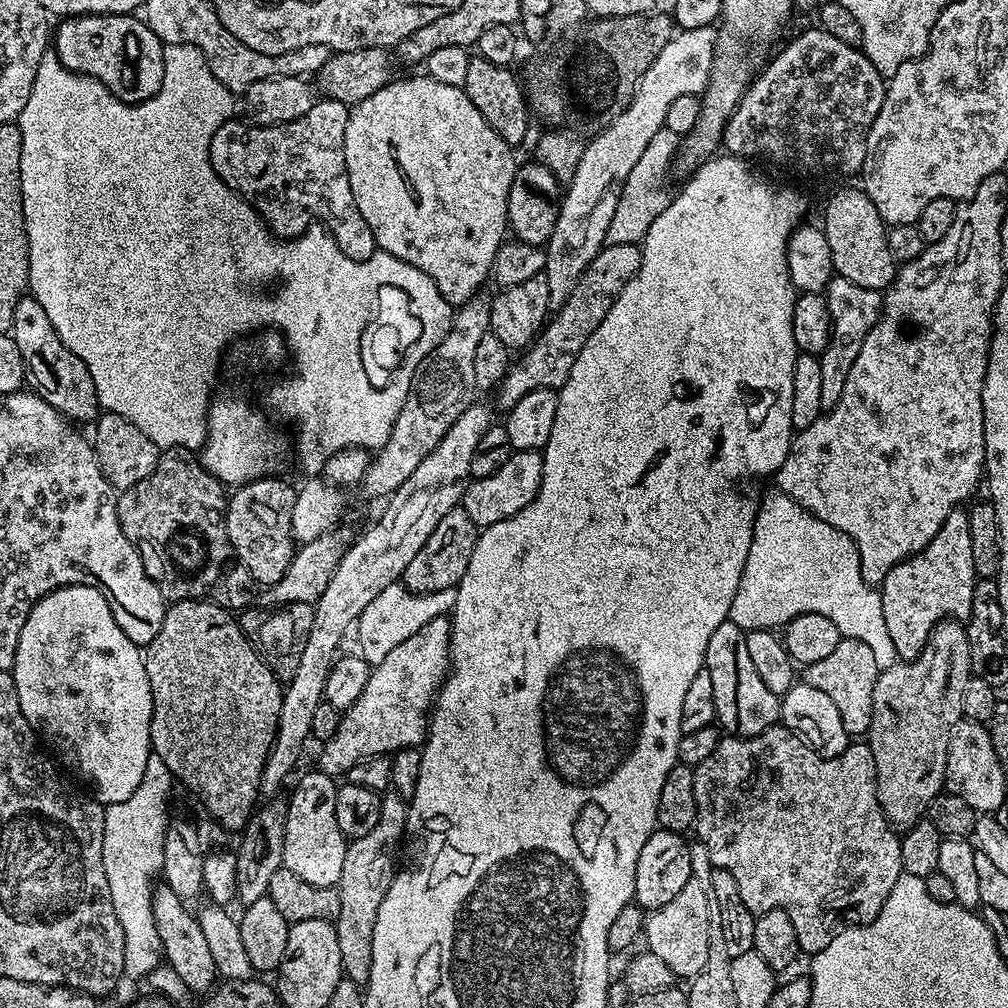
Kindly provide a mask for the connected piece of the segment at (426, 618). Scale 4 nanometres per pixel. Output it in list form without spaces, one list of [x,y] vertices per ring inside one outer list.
[[[397,582],[386,586],[366,610],[362,610],[358,621],[358,632],[360,628],[360,648],[359,655],[363,656],[369,664],[375,665],[394,650],[394,646],[402,646],[406,638],[413,634],[418,634],[426,622],[430,622],[439,616],[448,616],[452,608],[456,605],[455,591],[430,592],[421,594],[418,592],[409,592],[403,583]]]

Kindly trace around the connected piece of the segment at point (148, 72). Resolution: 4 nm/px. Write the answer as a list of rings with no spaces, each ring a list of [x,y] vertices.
[[[89,14],[86,16],[69,16],[61,19],[60,24],[55,25],[54,28],[54,51],[56,57],[62,62],[62,66],[66,66],[71,72],[82,72],[87,74],[89,77],[92,76],[93,81],[99,82],[106,90],[110,90],[114,95],[117,96],[124,103],[128,104],[140,104],[144,100],[158,94],[159,88],[162,86],[163,80],[163,64],[164,64],[164,47],[165,45],[160,43],[158,37],[154,34],[154,30],[150,30],[147,24],[144,23],[143,19],[137,18],[132,14]]]

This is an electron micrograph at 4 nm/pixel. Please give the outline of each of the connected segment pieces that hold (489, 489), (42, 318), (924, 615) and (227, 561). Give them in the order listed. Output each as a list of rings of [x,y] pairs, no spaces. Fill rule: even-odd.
[[[513,451],[510,459],[502,466],[498,466],[494,474],[477,480],[469,479],[467,486],[464,487],[462,507],[466,514],[470,514],[470,522],[474,522],[477,529],[483,530],[494,526],[494,522],[502,522],[518,514],[518,510],[530,506],[530,502],[534,502],[534,498],[539,494],[543,481],[543,455],[539,451]]]
[[[25,294],[14,306],[11,336],[18,342],[18,351],[22,354],[22,362],[30,381],[31,391],[40,396],[55,412],[67,418],[95,421],[101,415],[102,409],[98,402],[98,394],[94,390],[94,378],[90,378],[90,370],[86,370],[86,362],[78,358],[58,338],[58,330],[50,323],[50,318],[42,306]]]
[[[958,507],[946,522],[942,522],[942,530],[938,530],[935,538],[917,556],[891,568],[878,585],[882,618],[886,618],[890,639],[901,661],[918,658],[930,634],[943,620],[967,621],[977,579],[968,513],[963,507]]]
[[[166,448],[161,451],[150,475],[119,493],[116,505],[122,534],[126,534],[140,551],[146,574],[160,585],[165,601],[211,600],[229,610],[243,610],[257,599],[257,582],[236,559],[226,522],[220,524],[220,516],[216,516],[220,496],[225,492],[225,485],[205,470],[201,457],[193,449]]]

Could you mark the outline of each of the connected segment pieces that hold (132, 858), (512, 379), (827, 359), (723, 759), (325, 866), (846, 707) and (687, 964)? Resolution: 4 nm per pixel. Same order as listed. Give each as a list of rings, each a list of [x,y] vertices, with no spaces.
[[[154,754],[149,756],[146,774],[142,774],[138,790],[134,790],[126,802],[105,807],[102,834],[102,866],[110,886],[114,914],[118,914],[118,922],[122,922],[124,971],[129,977],[149,975],[148,984],[152,987],[149,989],[156,994],[167,993],[167,988],[181,993],[185,991],[182,977],[162,962],[158,926],[152,909],[152,889],[164,870],[164,832],[170,823],[168,795],[172,792],[172,784],[174,777],[166,762]]]
[[[605,243],[594,262],[586,266],[582,278],[574,286],[570,298],[547,321],[541,329],[539,336],[530,344],[523,353],[520,361],[513,363],[508,369],[508,375],[500,382],[495,393],[496,400],[504,410],[513,408],[518,398],[526,398],[530,390],[550,388],[558,390],[570,378],[570,369],[574,367],[574,358],[586,346],[590,334],[602,326],[602,318],[610,314],[610,306],[626,290],[626,282],[638,274],[642,266],[642,248],[640,244],[610,244]]]
[[[833,275],[822,294],[826,298],[826,306],[830,306],[832,319],[830,346],[826,346],[824,353],[819,356],[822,366],[822,406],[827,410],[838,402],[842,386],[846,386],[846,374],[850,366],[854,366],[854,358],[858,358],[858,350],[862,350],[866,334],[870,334],[872,327],[880,321],[880,314],[884,311],[884,298],[880,292],[857,286],[850,282],[850,278],[837,275]]]
[[[773,726],[757,736],[720,739],[714,754],[710,754],[706,762],[693,768],[692,773],[694,774],[694,802],[696,803],[695,839],[704,844],[706,850],[710,850],[712,867],[726,870],[726,874],[731,874],[734,882],[738,882],[742,901],[752,913],[759,914],[777,908],[786,910],[786,914],[790,914],[790,922],[794,922],[794,934],[798,934],[798,946],[801,953],[821,952],[844,928],[852,928],[856,924],[869,924],[874,922],[874,918],[878,918],[886,898],[890,898],[890,890],[894,890],[894,882],[898,882],[898,878],[904,872],[904,867],[900,861],[902,858],[900,836],[897,829],[888,823],[884,811],[880,808],[880,799],[876,797],[874,754],[868,749],[867,743],[849,743],[848,749],[840,756],[825,758],[817,756],[807,748],[788,728]]]
[[[313,770],[308,772],[296,784],[292,796],[287,797],[288,817],[286,818],[286,838],[284,839],[284,862],[283,867],[289,868],[302,882],[310,882],[310,886],[326,886],[335,888],[342,878],[342,862],[346,862],[346,850],[349,841],[338,830],[338,821],[334,819],[334,798],[338,784],[325,772]]]
[[[843,637],[838,646],[826,658],[807,665],[802,672],[803,683],[823,690],[842,714],[842,726],[846,726],[849,737],[867,737],[872,728],[874,714],[874,682],[881,674],[878,662],[874,662],[874,650],[866,646],[866,642],[858,642],[858,638]]]
[[[691,880],[686,882],[686,886],[682,886],[674,899],[666,902],[666,906],[655,909],[644,921],[644,933],[647,941],[650,942],[650,952],[658,954],[658,958],[662,958],[662,962],[666,962],[666,966],[670,966],[673,977],[691,978],[696,976],[702,970],[702,966],[706,966],[706,954],[710,954],[710,902],[712,897],[709,893],[709,887],[705,881]]]

